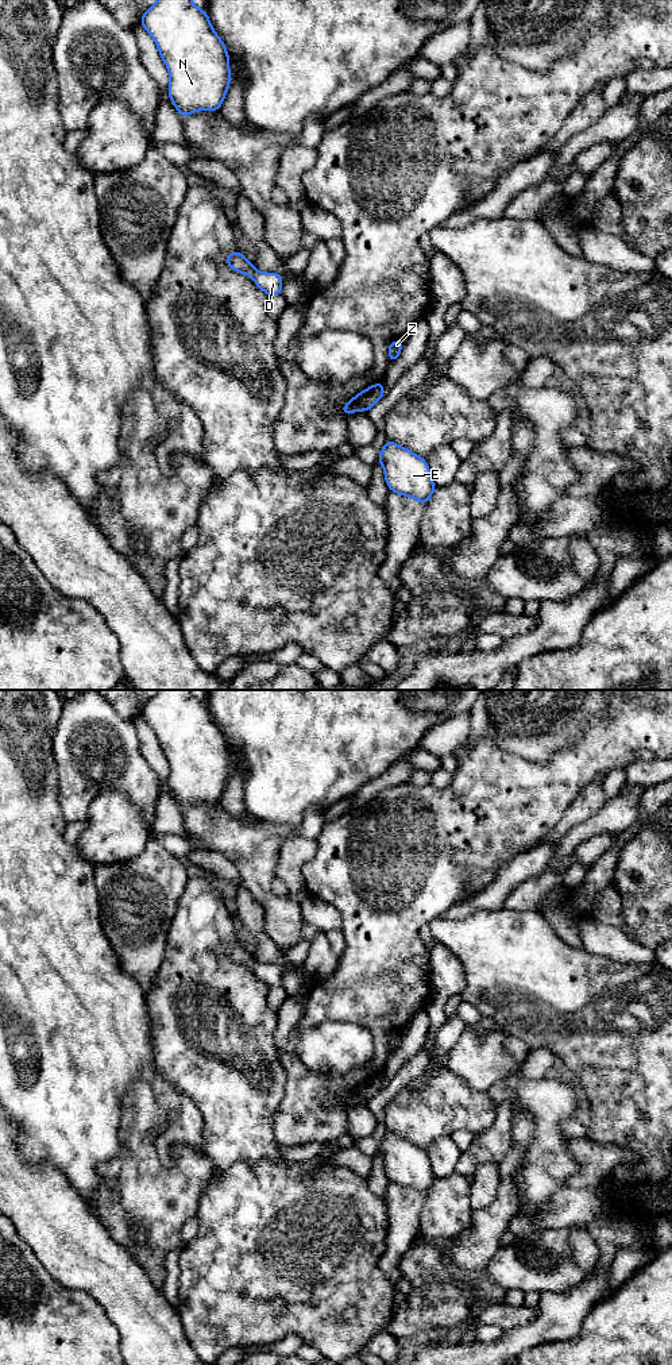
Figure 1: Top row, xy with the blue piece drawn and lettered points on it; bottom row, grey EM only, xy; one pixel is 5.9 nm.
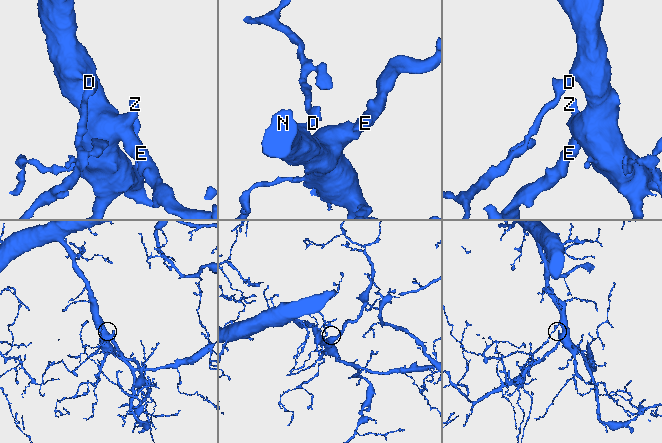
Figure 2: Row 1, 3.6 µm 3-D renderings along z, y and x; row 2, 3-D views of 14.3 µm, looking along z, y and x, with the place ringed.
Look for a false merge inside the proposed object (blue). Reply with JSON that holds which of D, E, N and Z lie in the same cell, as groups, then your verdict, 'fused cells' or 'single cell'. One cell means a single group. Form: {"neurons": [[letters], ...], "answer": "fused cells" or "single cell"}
{"neurons": [["D", "E", "N", "Z"]], "answer": "single cell"}

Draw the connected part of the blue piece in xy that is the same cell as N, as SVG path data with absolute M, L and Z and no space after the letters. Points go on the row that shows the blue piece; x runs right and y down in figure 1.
M157 0L142 15L140 26L152 36L169 70L167 92L181 119L197 111L220 111L231 84L229 55L206 11L192 0Z

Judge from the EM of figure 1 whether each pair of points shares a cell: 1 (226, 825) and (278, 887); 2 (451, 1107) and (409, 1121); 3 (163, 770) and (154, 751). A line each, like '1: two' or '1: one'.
1: two
2: one
3: one

